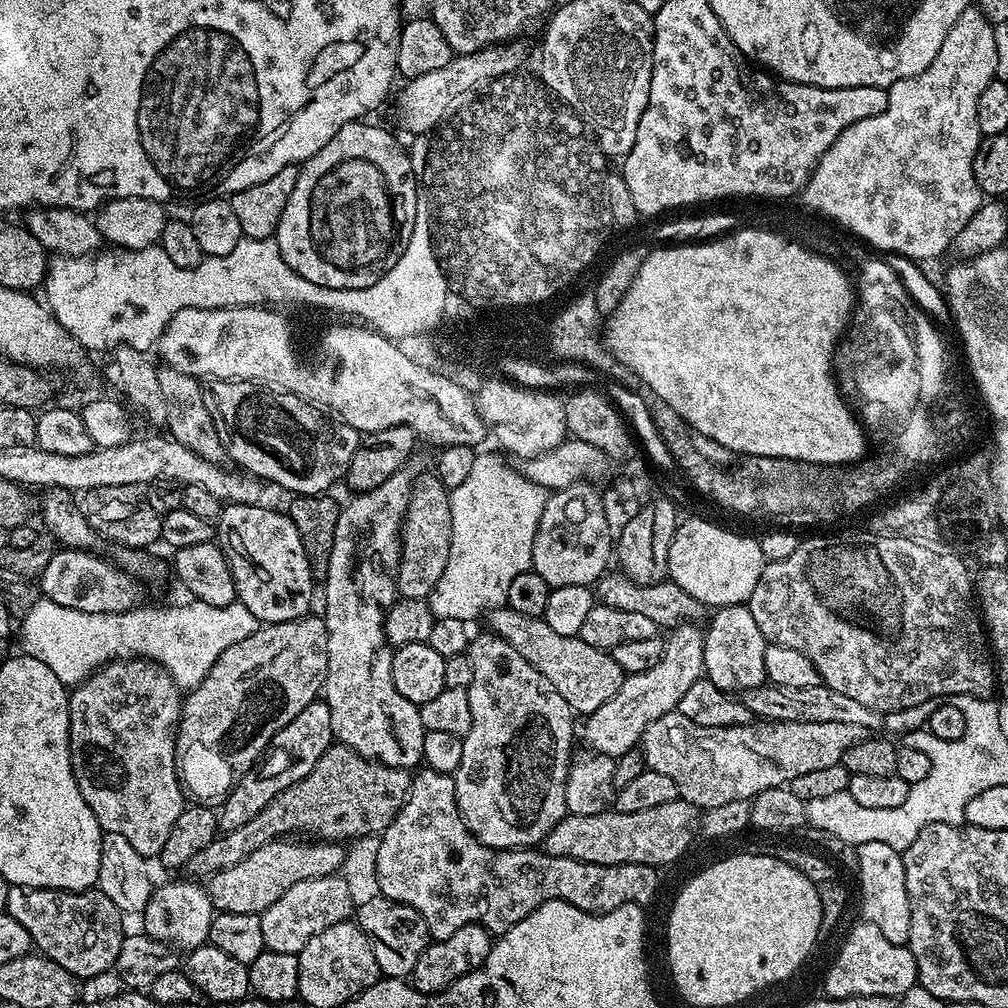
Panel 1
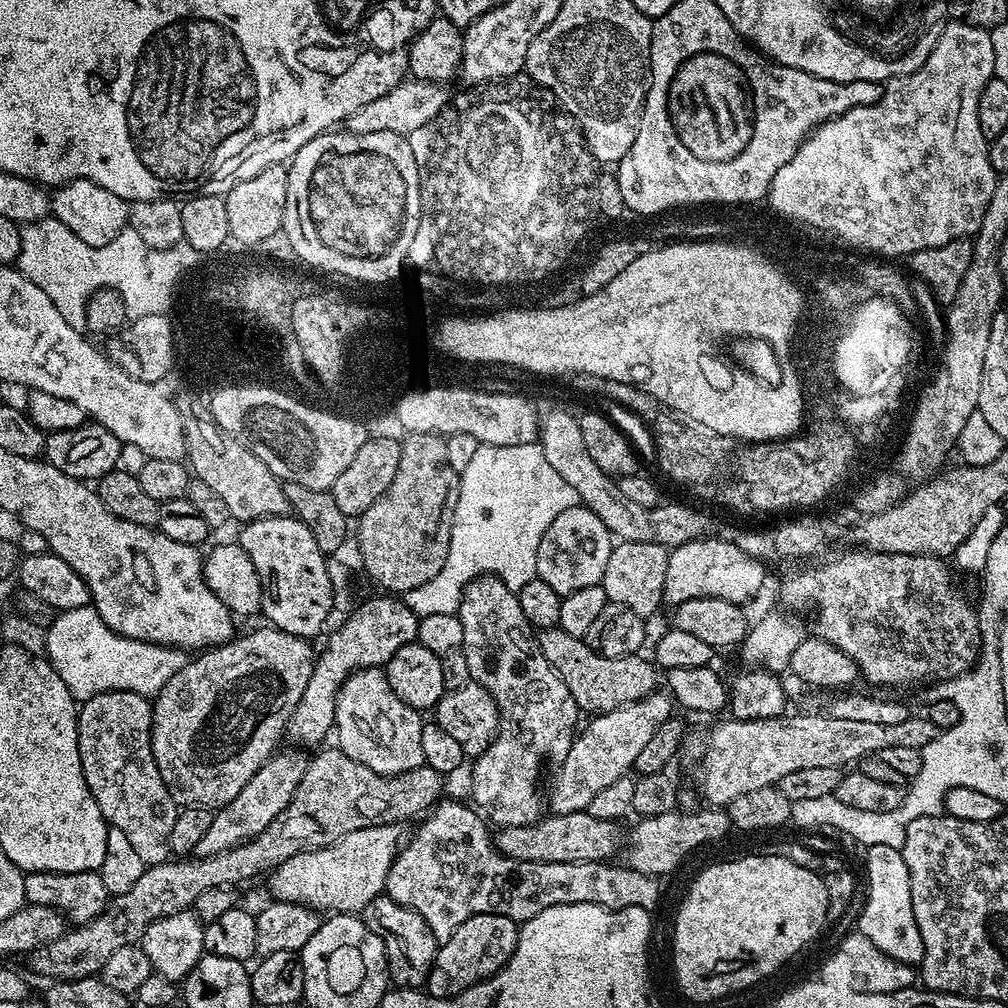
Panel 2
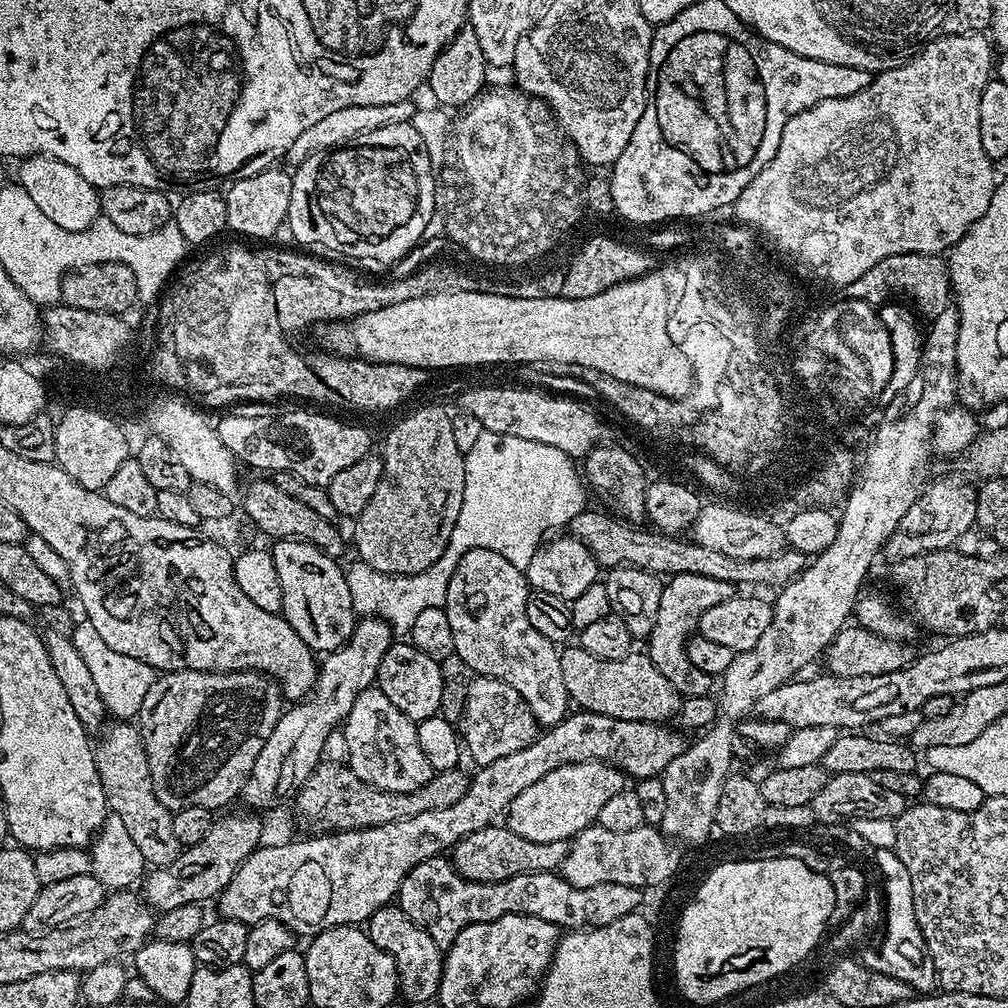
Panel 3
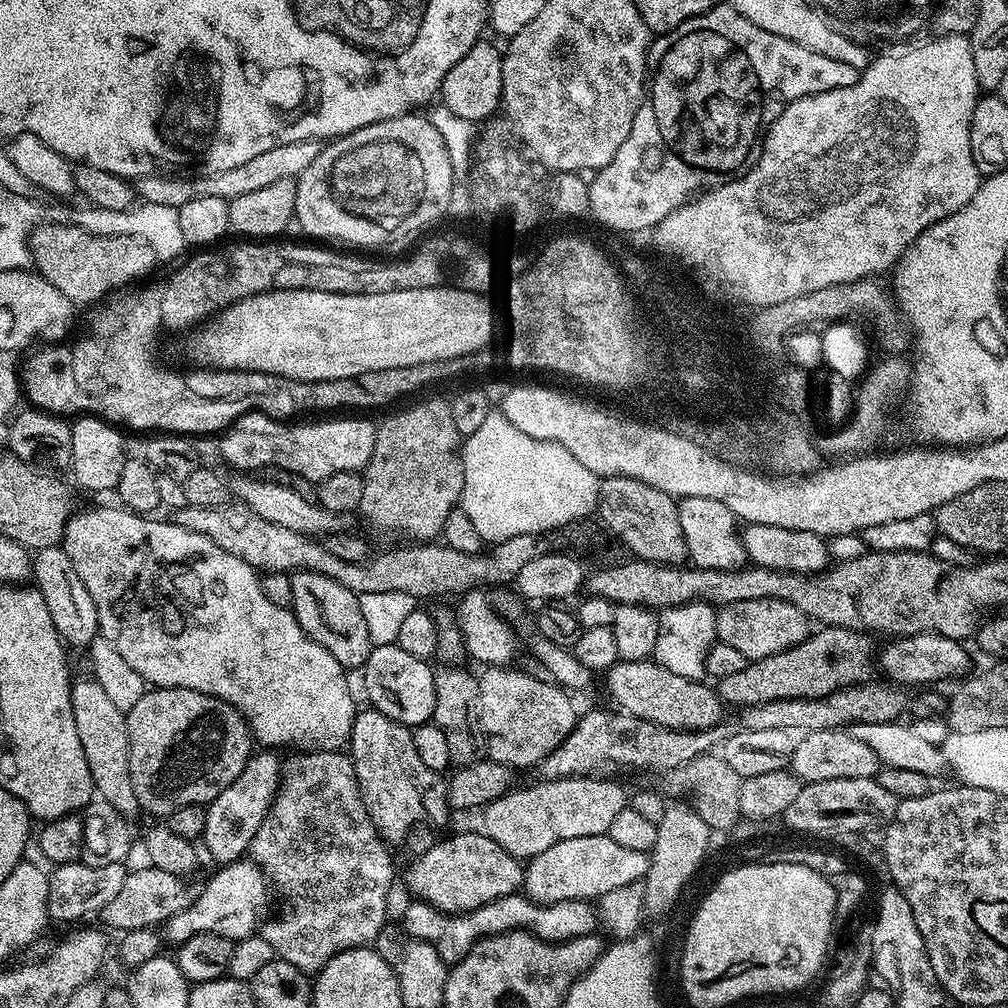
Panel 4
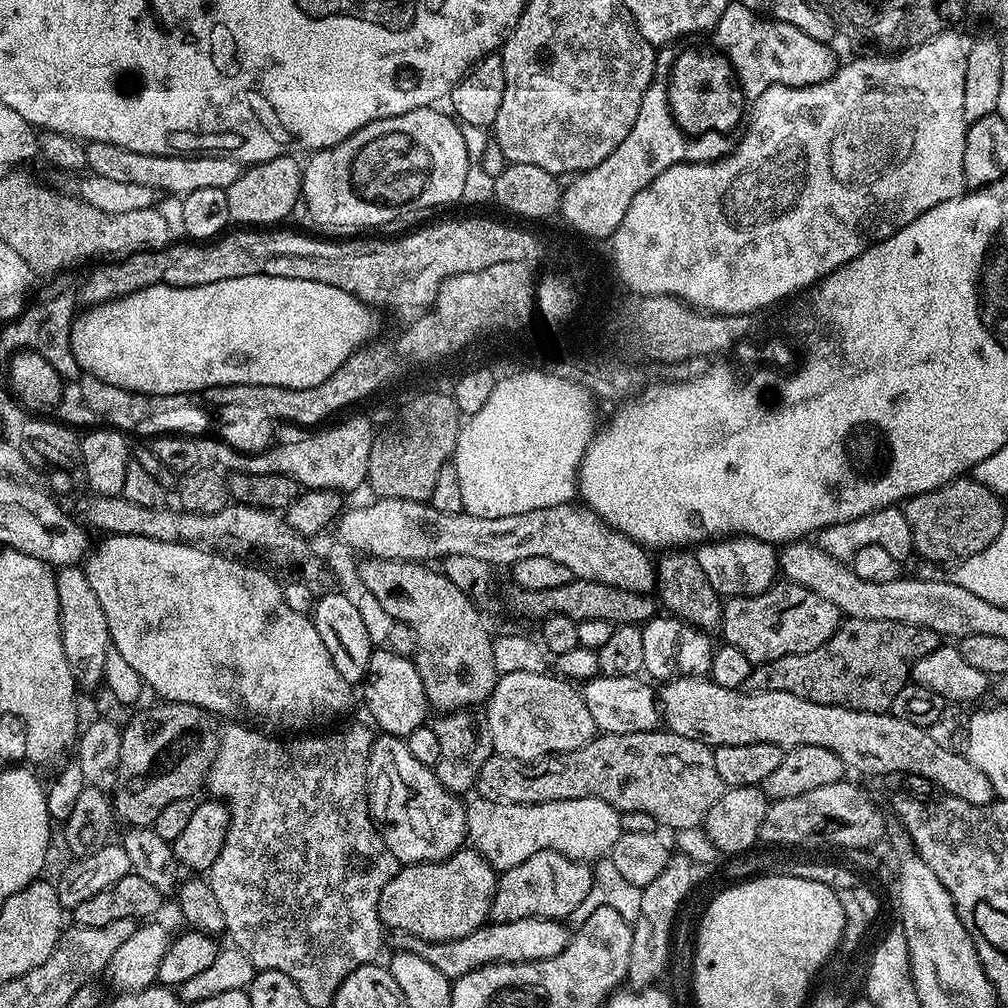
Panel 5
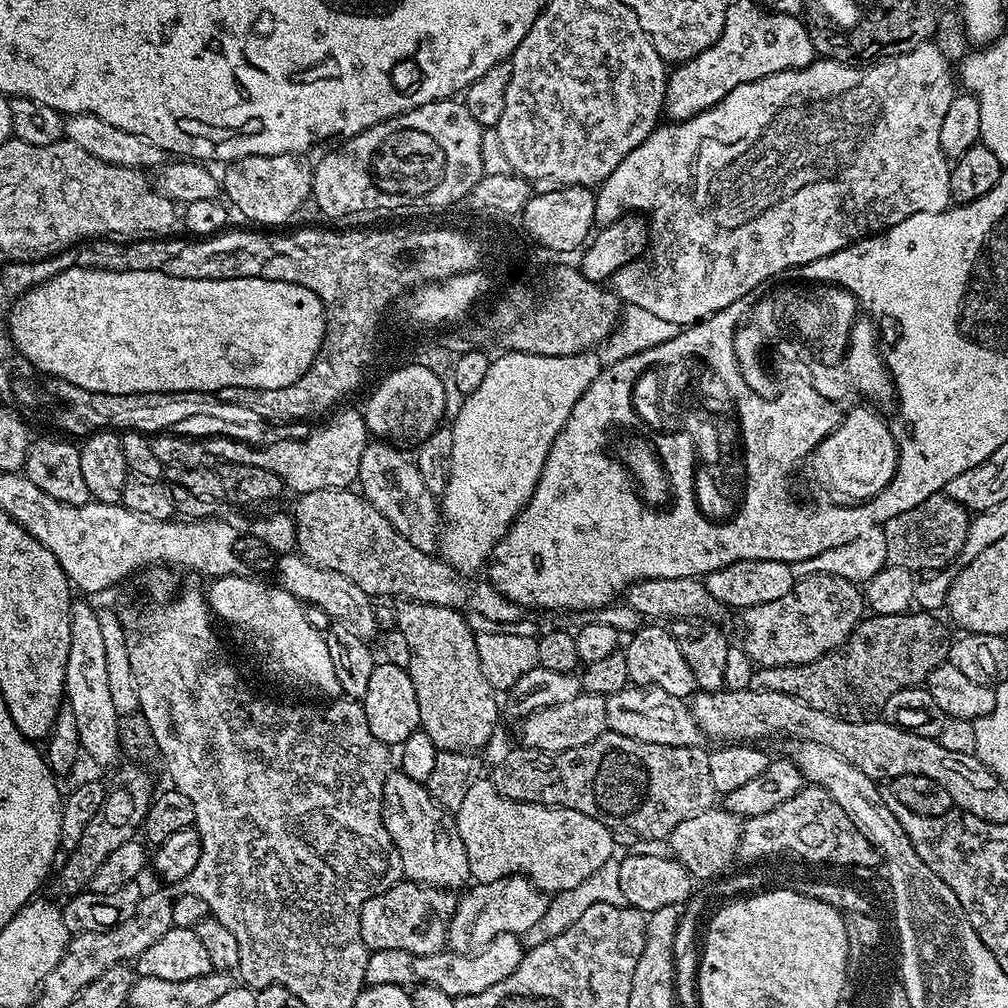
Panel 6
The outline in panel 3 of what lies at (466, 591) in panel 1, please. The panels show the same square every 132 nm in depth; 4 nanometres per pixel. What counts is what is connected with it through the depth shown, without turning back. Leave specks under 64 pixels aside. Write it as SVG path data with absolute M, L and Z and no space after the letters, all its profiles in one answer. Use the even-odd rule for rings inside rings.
M484 432L465 455L464 462L462 508L449 544L432 566L416 575L396 576L394 573L379 573L361 562L347 565L344 577L346 586L350 586L350 602L357 617L375 616L377 620L386 621L393 633L411 633L422 610L444 607L450 574L454 574L454 566L458 566L466 550L494 550L494 554L502 554L506 562L514 562L516 568L524 570L530 558L534 558L541 544L545 543L551 528L571 525L573 518L585 511L586 488L581 473L577 465L576 468L572 465L575 464L573 457L554 446Z

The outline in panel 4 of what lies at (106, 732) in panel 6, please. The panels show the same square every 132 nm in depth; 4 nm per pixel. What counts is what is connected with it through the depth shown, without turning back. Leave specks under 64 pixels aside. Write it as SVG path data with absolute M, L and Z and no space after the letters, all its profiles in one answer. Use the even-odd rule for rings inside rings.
M63 547L39 549L32 562L32 576L35 587L44 595L46 610L50 610L50 618L54 618L60 639L76 648L91 645L100 631L98 610L94 598L90 598L90 590L86 590L86 582L78 578L78 570L74 570L74 562L70 562Z

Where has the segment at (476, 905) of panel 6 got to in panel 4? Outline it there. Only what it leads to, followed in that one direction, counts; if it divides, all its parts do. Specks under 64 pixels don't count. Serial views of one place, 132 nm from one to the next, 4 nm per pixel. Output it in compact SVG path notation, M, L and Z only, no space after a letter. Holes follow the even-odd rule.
M608 835L587 836L586 838L566 838L562 842L554 842L550 850L542 850L542 854L531 857L524 869L523 895L536 904L553 904L567 900L599 901L600 897L610 894L610 890L618 890L618 886L635 884L643 881L648 875L648 862L650 856L647 852L626 850L626 846L618 846Z

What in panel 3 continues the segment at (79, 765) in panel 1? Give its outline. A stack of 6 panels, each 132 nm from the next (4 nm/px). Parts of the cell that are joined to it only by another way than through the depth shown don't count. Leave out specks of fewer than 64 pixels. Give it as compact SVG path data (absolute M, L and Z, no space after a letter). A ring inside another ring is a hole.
M112 722L103 729L100 738L100 741L95 741L94 751L98 778L102 782L102 790L108 799L110 811L122 818L130 838L134 838L135 844L138 845L145 865L175 865L182 846L174 834L173 809L162 806L162 802L158 802L154 794L139 727L132 722Z

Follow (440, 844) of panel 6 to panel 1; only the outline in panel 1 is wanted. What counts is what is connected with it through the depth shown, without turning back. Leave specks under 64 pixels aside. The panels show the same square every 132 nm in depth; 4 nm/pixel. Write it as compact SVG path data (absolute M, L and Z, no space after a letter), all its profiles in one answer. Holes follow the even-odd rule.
M380 486L369 492L353 495L351 498L353 500L350 501L349 504L345 503L338 514L338 527L334 530L334 550L330 550L328 577L322 582L322 588L324 588L324 609L322 609L322 615L324 617L324 625L328 631L328 641L326 642L328 669L326 670L326 678L324 679L324 686L322 689L322 700L323 703L328 705L328 709L330 710L332 735L339 743L345 744L348 748L353 748L355 752L362 754L367 760L376 760L378 763L385 764L391 768L407 768L412 770L424 759L422 742L424 741L425 731L422 726L419 707L410 703L406 698L402 698L402 694L398 694L398 686L394 686L394 678L392 677L392 653L394 648L393 645L388 643L388 639L384 633L384 621L388 611L392 609L393 604L395 604L398 599L397 577L393 575L391 571L388 573L388 560L396 562L400 559L401 525L399 525L396 520L399 520L400 523L403 524L405 515L400 513L400 508L384 508L384 488Z

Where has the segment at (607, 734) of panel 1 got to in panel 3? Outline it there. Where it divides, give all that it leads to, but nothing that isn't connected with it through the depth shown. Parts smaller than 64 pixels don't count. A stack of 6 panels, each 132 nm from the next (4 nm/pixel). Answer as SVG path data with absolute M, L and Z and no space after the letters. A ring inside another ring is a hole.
M603 760L560 766L558 770L552 770L550 774L546 774L546 778L538 778L534 786L522 790L522 794L518 794L514 802L510 802L510 806L506 809L506 817L508 816L506 827L514 830L514 834L522 834L522 838L530 838L530 842L571 841L582 830L596 823L602 806L606 806L606 802L614 798L614 794L625 791L624 780L626 781L625 773L621 772L616 765Z

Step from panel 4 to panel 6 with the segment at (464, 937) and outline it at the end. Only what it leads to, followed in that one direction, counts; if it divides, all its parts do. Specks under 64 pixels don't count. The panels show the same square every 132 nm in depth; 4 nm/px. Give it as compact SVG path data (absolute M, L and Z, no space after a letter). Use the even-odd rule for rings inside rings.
M500 934L482 950L477 952L454 952L441 950L434 954L410 954L410 950L369 951L366 962L365 985L393 984L411 989L417 984L438 986L438 990L450 994L453 1000L466 998L470 994L482 994L482 990L510 978L522 962L526 945L517 934Z

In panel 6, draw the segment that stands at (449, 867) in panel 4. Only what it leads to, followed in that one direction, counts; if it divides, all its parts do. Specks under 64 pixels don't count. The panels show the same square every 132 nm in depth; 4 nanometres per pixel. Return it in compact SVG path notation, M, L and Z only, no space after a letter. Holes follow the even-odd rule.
M401 882L370 898L360 911L360 937L371 951L410 950L410 954L434 954L445 947L457 897L447 888Z

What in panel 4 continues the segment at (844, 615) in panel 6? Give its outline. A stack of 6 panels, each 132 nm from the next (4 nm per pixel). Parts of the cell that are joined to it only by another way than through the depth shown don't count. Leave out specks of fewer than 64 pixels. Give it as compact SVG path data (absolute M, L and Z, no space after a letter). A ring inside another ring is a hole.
M758 598L723 605L716 614L716 639L726 646L735 646L751 662L798 646L810 635L808 624L810 617L798 606L778 598Z

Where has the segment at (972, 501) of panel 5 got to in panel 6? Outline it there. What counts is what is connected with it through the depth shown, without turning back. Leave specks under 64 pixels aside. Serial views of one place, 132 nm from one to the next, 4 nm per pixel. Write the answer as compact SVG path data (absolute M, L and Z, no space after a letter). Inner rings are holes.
M947 494L931 496L922 502L922 506L914 506L914 510L905 510L898 518L890 518L884 524L886 534L886 558L888 564L902 566L914 574L921 574L927 568L944 570L951 560L959 557L962 546L966 542L970 513L954 498Z

